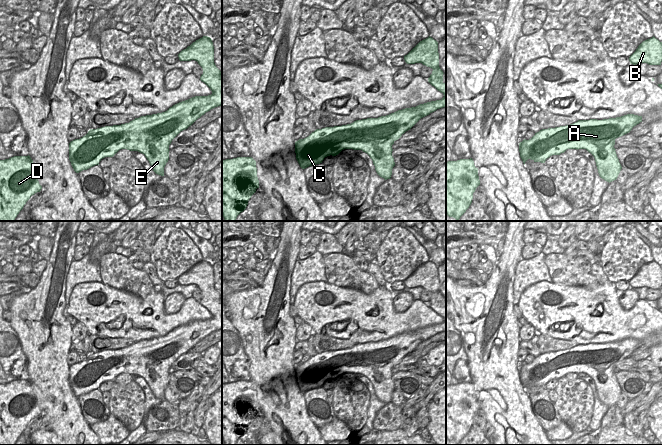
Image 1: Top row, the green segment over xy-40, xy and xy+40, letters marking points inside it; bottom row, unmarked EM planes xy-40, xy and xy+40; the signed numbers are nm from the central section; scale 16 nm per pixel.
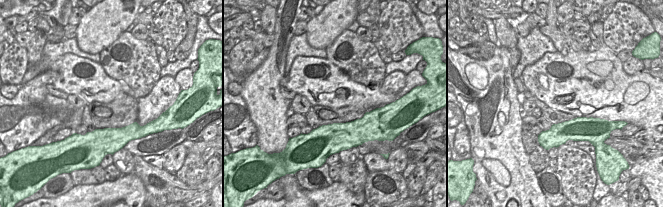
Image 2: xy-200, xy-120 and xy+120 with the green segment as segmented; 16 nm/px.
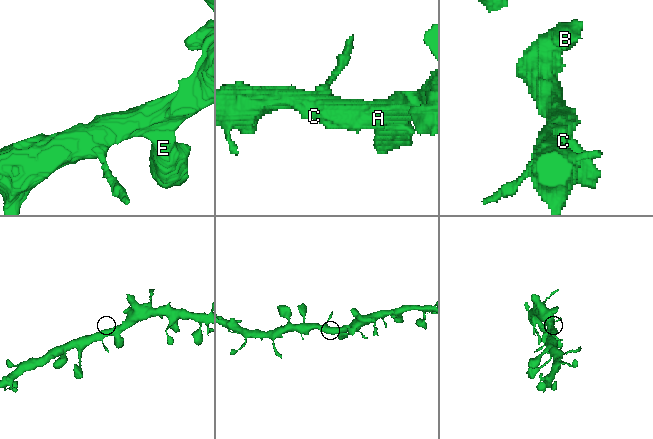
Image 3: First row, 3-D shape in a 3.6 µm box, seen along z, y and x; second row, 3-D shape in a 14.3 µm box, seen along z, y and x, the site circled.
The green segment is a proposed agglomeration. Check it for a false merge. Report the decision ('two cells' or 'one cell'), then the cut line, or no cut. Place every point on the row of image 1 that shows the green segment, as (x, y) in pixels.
one cell; cut none

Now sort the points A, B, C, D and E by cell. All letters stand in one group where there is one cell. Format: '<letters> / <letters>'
A B C D E

